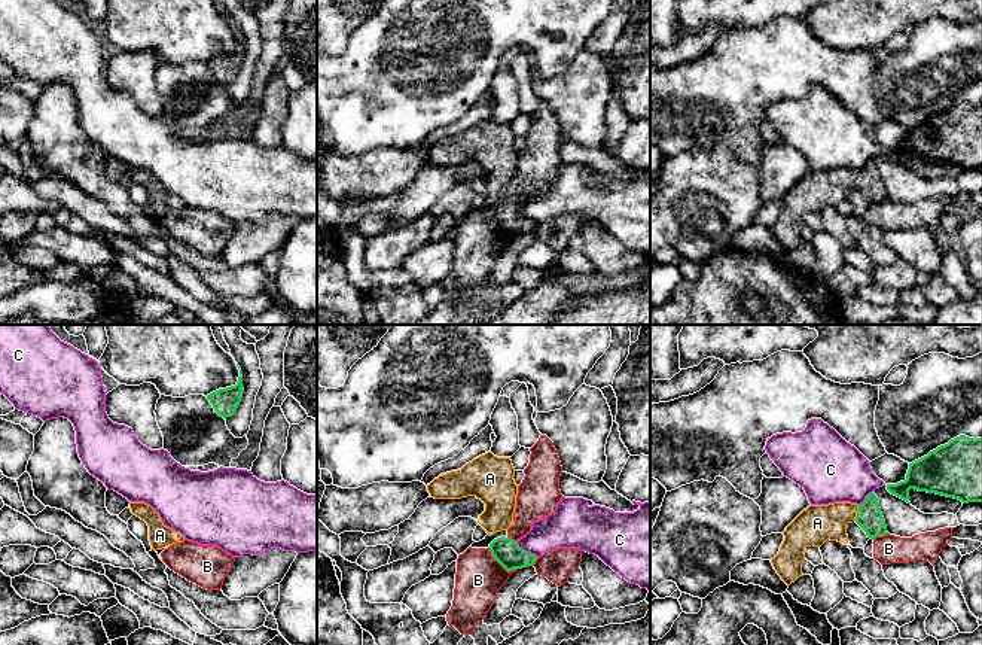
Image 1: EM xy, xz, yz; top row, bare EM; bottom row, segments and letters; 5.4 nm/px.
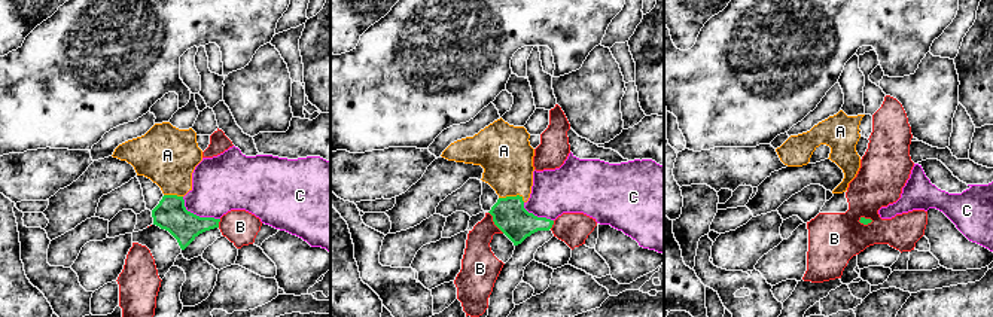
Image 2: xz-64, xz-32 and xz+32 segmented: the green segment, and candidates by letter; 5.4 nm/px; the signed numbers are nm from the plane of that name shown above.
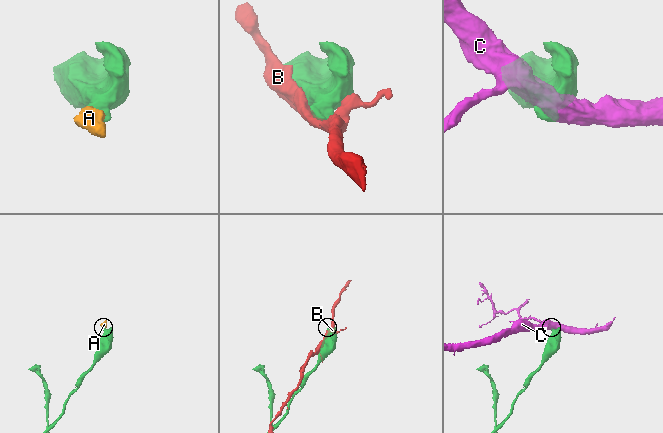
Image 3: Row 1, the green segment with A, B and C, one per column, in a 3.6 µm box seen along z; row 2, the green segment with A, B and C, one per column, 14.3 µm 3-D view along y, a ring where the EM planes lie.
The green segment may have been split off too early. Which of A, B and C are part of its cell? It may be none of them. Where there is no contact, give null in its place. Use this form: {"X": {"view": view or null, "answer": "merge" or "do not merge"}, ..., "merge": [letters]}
{"A": {"view": "yz", "answer": "merge"}, "B": {"view": "xz", "answer": "do not merge"}, "C": {"view": "xz", "answer": "do not merge"}, "merge": ["A"]}

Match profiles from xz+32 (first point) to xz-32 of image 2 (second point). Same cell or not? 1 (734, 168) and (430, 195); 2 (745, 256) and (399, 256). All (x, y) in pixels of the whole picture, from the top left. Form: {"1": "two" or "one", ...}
{"1": "two", "2": "one"}

